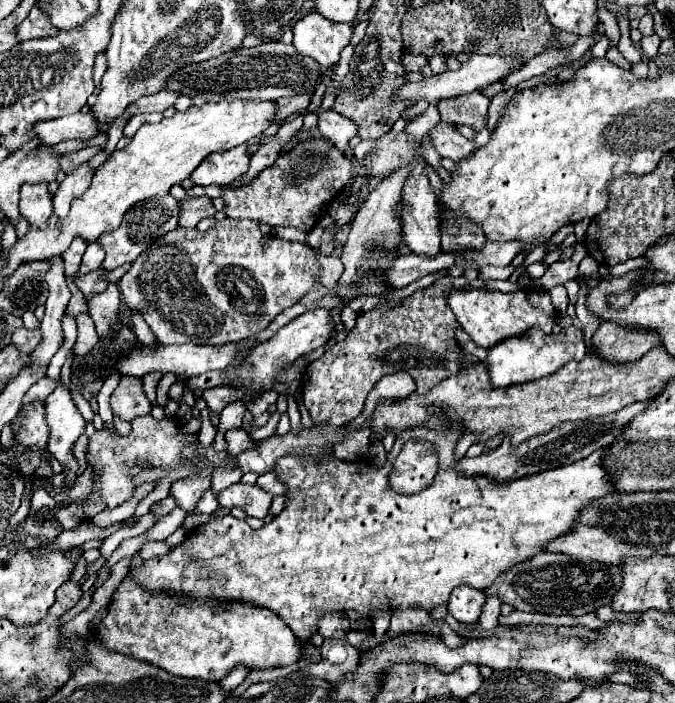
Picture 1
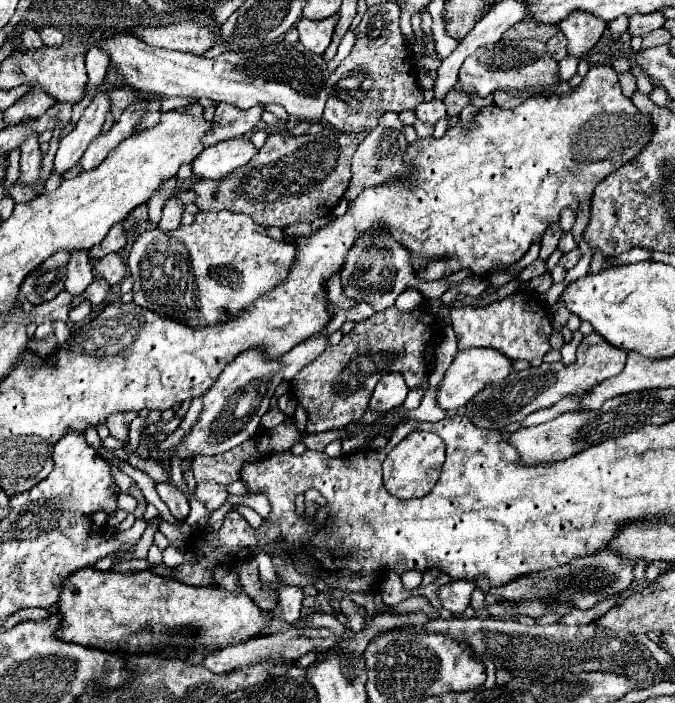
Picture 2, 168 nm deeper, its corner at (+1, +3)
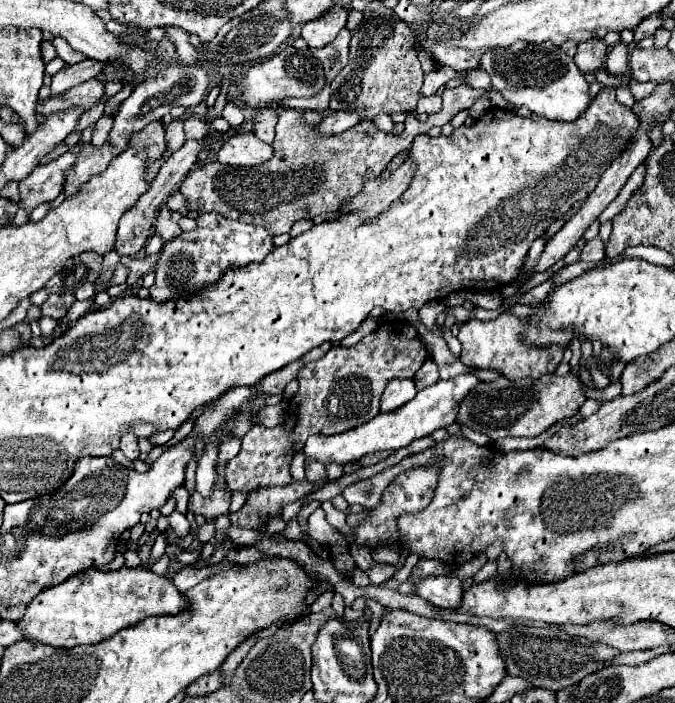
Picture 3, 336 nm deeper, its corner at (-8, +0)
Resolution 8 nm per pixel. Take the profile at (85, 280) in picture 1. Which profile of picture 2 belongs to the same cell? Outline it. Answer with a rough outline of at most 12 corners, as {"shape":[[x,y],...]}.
{"shape":[[121,254],[97,260],[93,270],[111,286],[125,278],[127,264]]}

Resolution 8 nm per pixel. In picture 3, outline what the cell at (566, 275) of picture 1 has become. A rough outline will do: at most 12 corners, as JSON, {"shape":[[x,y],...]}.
{"shape":[[600,237],[584,245],[580,261],[602,261],[604,245]]}

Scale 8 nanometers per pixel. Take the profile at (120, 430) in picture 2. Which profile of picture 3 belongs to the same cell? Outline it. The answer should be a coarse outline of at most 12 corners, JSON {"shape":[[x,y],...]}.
{"shape":[[126,431],[120,449],[130,461],[138,459],[134,431]]}

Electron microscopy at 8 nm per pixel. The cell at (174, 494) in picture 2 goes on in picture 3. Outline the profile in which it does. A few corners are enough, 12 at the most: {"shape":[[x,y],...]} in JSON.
{"shape":[[172,511],[170,527],[178,537],[190,533],[190,523],[184,513]]}

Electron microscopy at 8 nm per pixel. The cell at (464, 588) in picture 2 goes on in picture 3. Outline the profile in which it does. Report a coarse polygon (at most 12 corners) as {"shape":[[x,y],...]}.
{"shape":[[428,577],[416,593],[436,607],[458,609],[464,587],[458,577]]}

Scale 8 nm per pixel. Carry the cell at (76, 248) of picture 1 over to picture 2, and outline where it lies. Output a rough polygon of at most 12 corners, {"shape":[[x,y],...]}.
{"shape":[[73,252],[65,290],[73,296],[93,282],[87,252]]}

